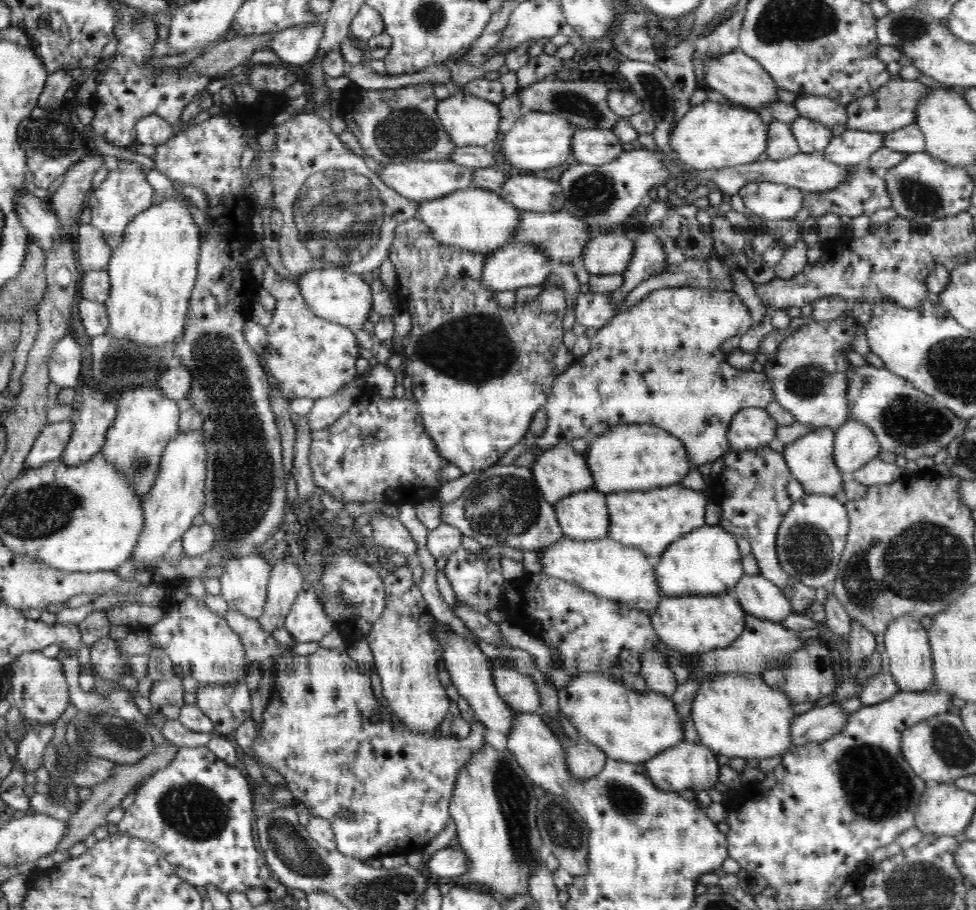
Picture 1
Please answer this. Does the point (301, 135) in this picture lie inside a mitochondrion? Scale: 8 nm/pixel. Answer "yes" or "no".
no

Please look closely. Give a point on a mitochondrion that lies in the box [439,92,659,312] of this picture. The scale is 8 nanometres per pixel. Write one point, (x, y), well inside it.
(592, 194)

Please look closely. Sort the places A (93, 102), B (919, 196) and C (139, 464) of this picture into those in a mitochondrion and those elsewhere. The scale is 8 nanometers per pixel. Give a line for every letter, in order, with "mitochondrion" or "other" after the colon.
A: other
B: mitochondrion
C: mitochondrion

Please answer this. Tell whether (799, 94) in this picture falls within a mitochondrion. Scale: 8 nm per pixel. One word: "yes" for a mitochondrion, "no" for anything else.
no

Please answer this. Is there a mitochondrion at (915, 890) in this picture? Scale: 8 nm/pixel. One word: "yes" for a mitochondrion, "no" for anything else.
yes

